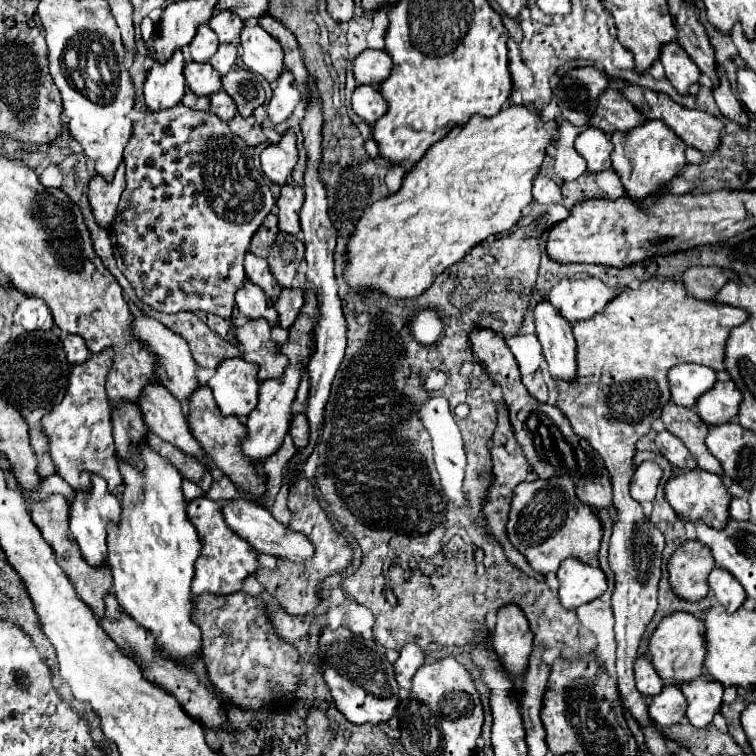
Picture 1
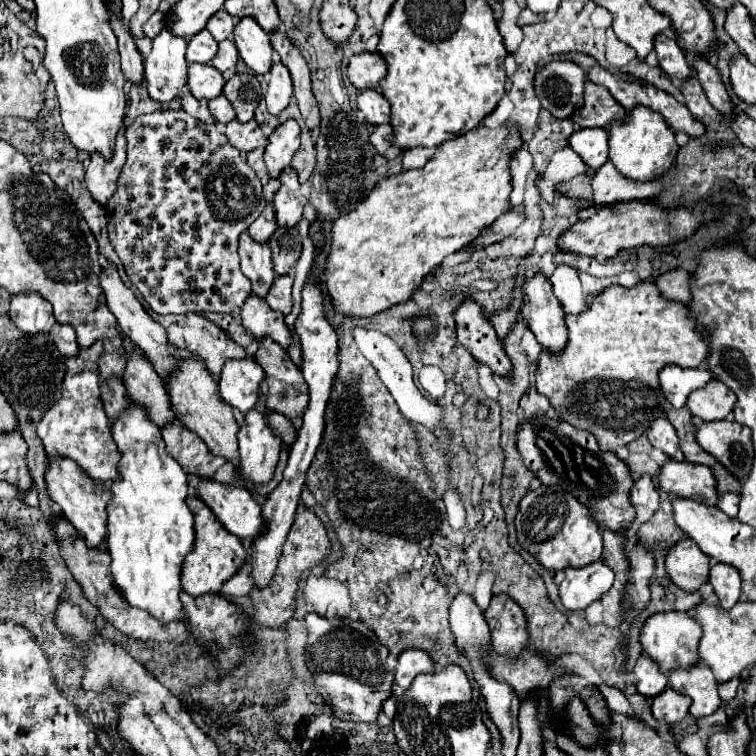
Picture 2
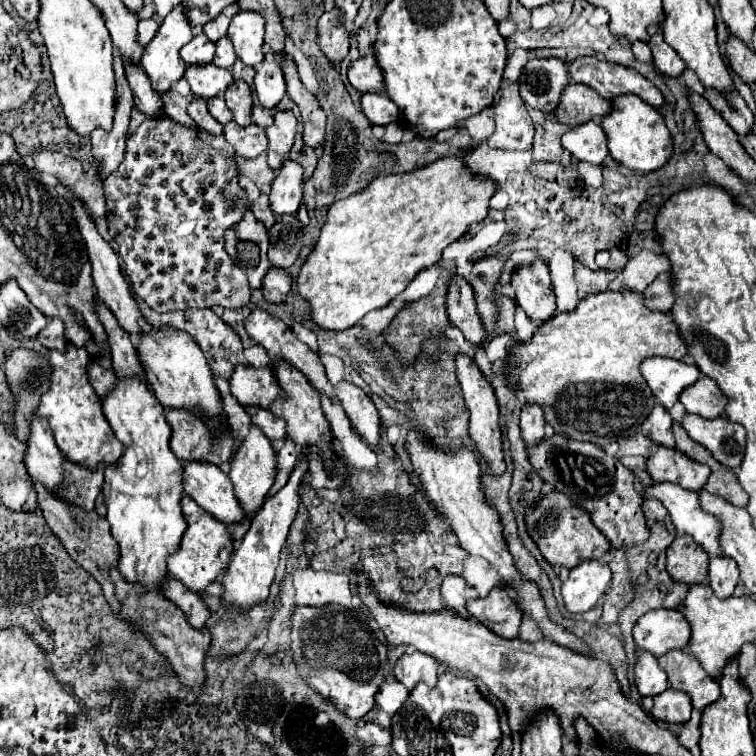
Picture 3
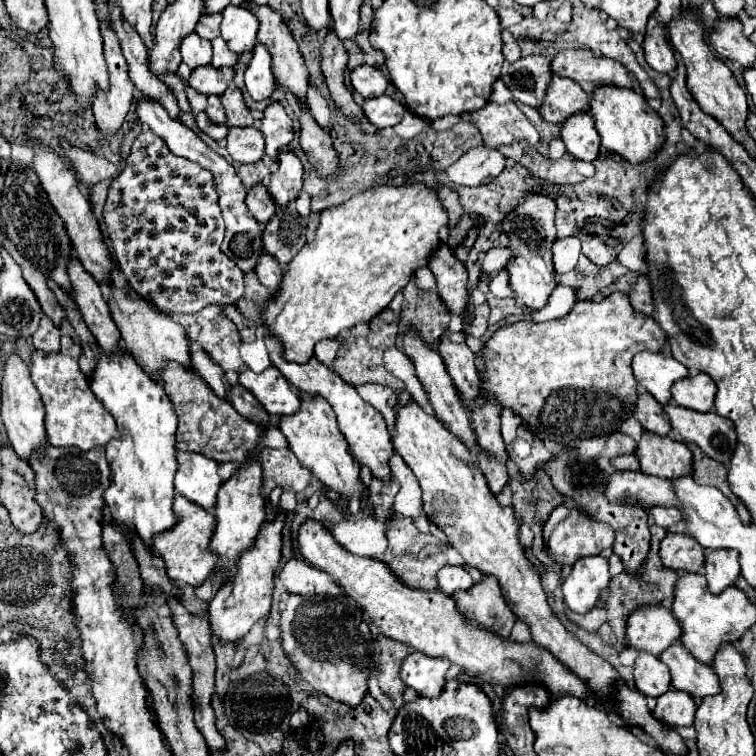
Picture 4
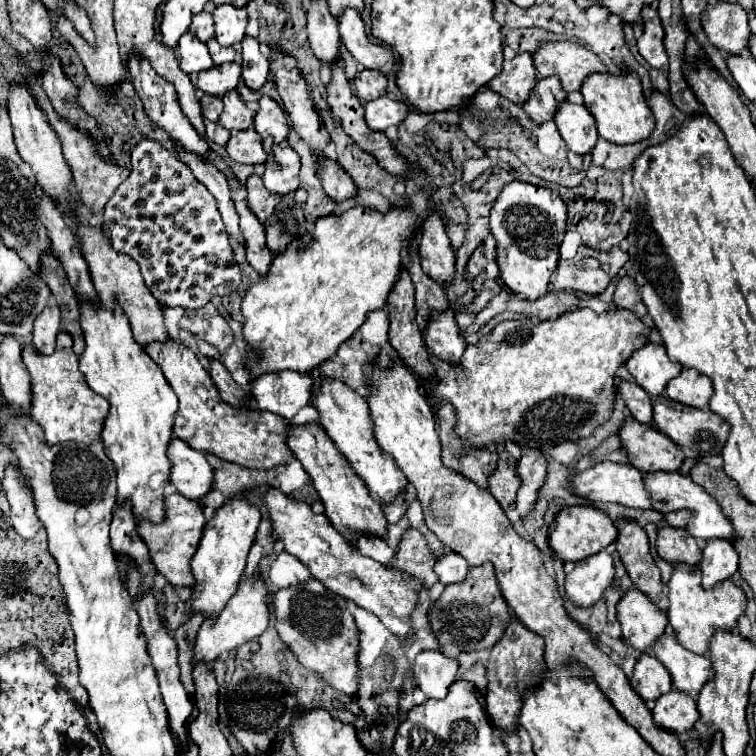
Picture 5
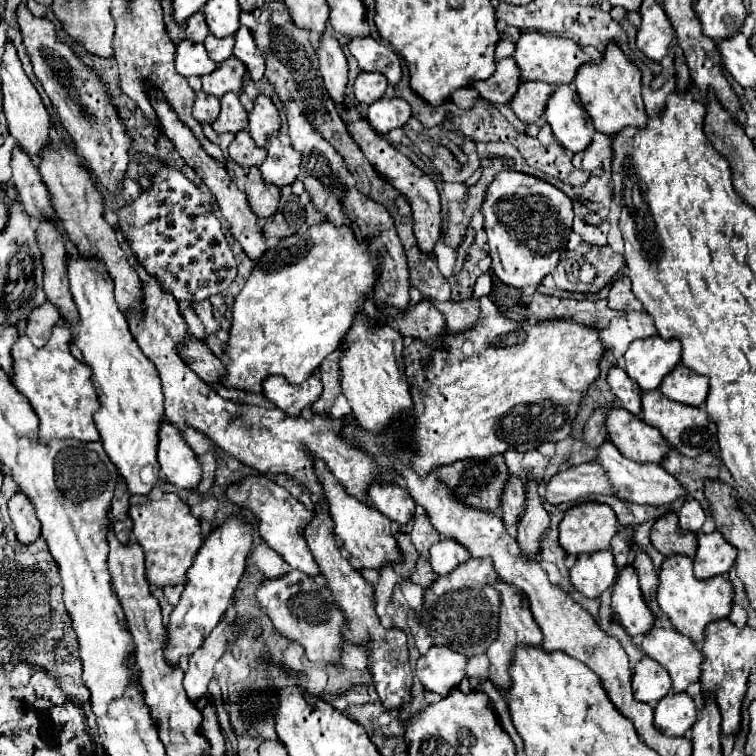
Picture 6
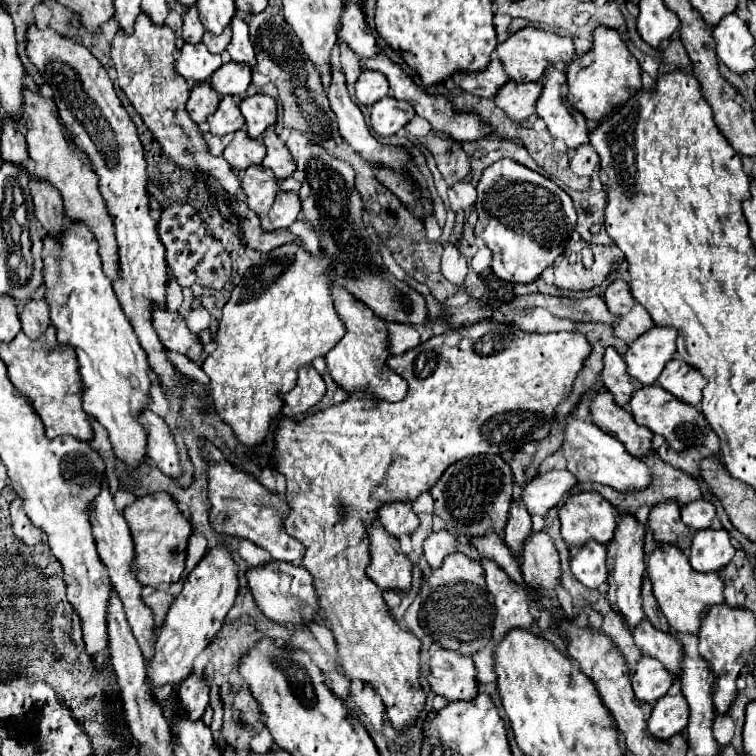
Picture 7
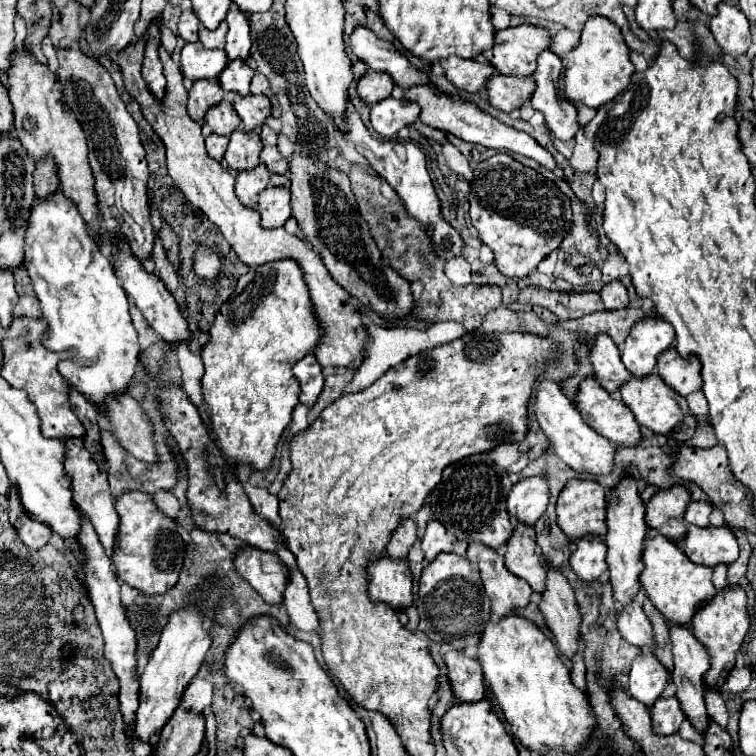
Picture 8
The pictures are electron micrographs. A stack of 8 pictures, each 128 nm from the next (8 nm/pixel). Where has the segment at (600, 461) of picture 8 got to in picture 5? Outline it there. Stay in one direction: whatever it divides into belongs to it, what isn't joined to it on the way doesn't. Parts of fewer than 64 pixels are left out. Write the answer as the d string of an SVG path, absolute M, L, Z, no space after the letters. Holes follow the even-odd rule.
M656 472L656 474L644 474L644 480L652 496L652 504L658 512L672 512L672 508L686 508L692 512L692 518L686 528L690 536L700 540L712 540L712 538L724 538L730 542L736 540L736 532L730 520L724 516L720 504L716 504L716 500L704 488L694 484L690 476L684 476L680 472Z

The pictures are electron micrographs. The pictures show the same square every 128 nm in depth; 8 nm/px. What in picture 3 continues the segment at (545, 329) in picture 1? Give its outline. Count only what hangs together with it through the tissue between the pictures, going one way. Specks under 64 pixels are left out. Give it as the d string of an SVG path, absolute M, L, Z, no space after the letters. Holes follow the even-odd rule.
M536 258L532 266L520 268L512 276L512 286L516 290L518 306L526 312L526 316L532 322L542 324L554 316L556 312L554 288L550 282L548 266L540 258Z

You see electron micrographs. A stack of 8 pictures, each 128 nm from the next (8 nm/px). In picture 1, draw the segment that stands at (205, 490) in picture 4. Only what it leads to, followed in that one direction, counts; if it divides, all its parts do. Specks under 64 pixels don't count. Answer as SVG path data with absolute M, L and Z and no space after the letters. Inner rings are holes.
M238 498L238 500L226 502L226 506L222 510L224 510L224 518L226 518L228 526L234 532L238 532L238 536L248 540L258 552L272 554L272 556L278 556L278 558L286 558L286 560L292 560L292 562L304 562L304 560L314 556L314 546L308 538L304 538L302 534L292 532L288 526L276 522L274 516L266 508L262 508L260 504L254 504L246 498Z

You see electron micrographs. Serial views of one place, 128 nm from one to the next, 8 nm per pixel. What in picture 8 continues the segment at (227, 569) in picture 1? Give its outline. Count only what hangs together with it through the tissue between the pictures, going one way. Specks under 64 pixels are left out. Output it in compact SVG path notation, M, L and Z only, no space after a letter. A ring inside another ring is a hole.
M126 492L116 500L116 512L120 514L118 546L114 554L114 566L120 580L132 588L142 590L142 594L164 594L170 590L184 564L184 540L178 532L176 520L162 514L150 494Z

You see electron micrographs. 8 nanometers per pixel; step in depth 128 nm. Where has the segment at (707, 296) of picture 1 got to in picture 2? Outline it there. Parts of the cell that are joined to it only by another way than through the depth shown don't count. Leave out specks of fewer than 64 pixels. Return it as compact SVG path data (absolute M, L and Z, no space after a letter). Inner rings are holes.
M676 268L676 270L670 270L666 274L662 274L658 280L656 280L656 286L660 288L660 292L670 298L670 300L680 300L680 302L688 302L692 300L692 292L690 292L690 278L692 278L692 272L690 270L684 270L684 268Z

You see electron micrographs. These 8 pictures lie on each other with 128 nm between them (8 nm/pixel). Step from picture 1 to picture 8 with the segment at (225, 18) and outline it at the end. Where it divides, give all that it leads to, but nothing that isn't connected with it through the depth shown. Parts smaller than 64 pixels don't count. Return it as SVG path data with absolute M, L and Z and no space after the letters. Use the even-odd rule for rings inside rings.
M186 10L182 12L180 22L178 22L178 34L186 42L198 42L198 26L200 26L200 20L194 14L194 10Z

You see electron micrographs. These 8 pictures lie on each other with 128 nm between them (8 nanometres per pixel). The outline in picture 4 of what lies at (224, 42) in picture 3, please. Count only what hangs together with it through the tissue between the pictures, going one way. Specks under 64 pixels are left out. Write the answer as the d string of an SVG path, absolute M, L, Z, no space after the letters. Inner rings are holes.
M214 38L212 46L214 46L212 66L216 66L216 68L220 68L220 66L234 66L238 62L238 56L232 54L232 50L226 46L226 42L222 38Z

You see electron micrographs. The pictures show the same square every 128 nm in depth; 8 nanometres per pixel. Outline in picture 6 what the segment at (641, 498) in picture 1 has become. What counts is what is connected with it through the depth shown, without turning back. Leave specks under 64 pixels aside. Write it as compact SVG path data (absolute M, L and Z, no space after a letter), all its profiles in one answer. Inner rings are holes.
M686 500L682 504L682 508L678 510L678 520L680 520L680 528L682 530L696 532L704 524L706 514L704 514L702 506L696 500Z

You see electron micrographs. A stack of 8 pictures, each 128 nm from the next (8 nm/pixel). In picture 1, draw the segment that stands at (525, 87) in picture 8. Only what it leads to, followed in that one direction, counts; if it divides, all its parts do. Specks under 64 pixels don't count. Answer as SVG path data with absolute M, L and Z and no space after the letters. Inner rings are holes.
M608 88L602 92L598 102L598 112L590 120L590 126L596 126L604 134L612 136L614 132L628 132L630 128L636 128L644 124L646 118L634 108L630 100L622 96L620 90Z

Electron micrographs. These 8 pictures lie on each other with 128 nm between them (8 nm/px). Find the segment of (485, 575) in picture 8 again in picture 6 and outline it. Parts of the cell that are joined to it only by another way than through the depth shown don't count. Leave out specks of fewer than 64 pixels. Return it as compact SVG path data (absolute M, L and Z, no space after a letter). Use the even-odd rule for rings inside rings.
M496 582L494 588L502 594L502 606L500 606L500 630L498 630L498 638L490 644L488 648L488 660L490 660L490 680L498 690L508 690L510 688L510 676L508 676L508 668L512 664L512 656L516 646L524 644L524 646L536 646L540 648L542 644L542 632L540 628L534 624L534 618L530 614L530 608L522 604L522 596L518 594L518 590L510 584L504 582Z

